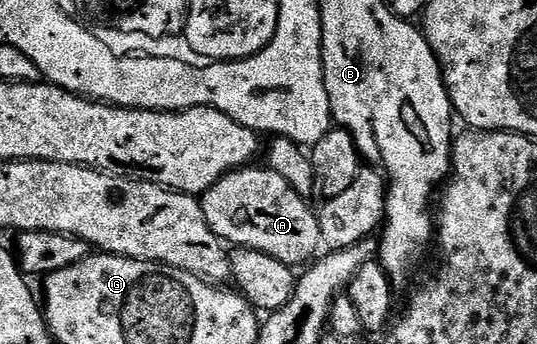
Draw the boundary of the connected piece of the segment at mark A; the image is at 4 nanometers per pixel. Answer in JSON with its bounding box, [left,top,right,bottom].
[199,166,321,266]

